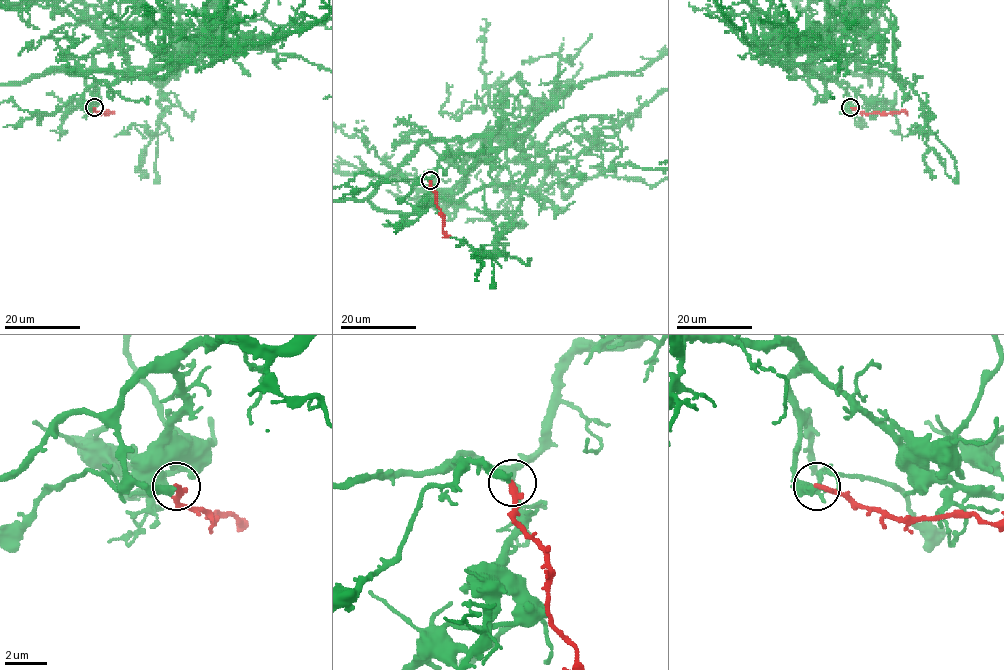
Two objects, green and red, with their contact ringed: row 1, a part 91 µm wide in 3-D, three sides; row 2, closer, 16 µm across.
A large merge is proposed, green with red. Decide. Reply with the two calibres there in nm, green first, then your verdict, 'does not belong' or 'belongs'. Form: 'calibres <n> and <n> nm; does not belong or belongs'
calibres 400 and 260 nm; belongs

